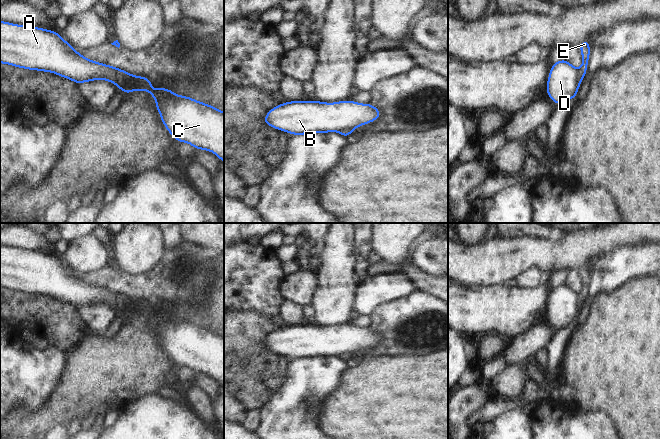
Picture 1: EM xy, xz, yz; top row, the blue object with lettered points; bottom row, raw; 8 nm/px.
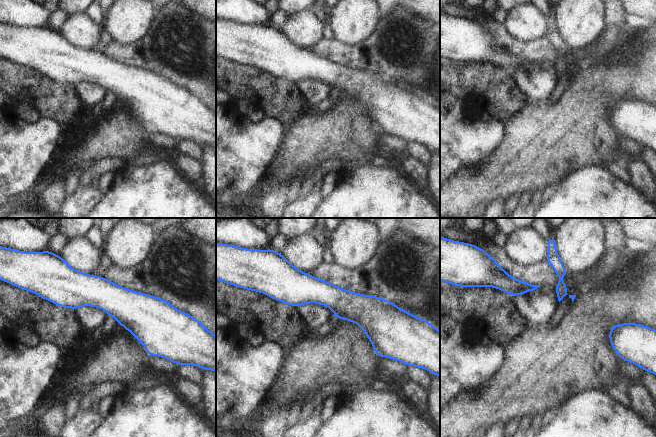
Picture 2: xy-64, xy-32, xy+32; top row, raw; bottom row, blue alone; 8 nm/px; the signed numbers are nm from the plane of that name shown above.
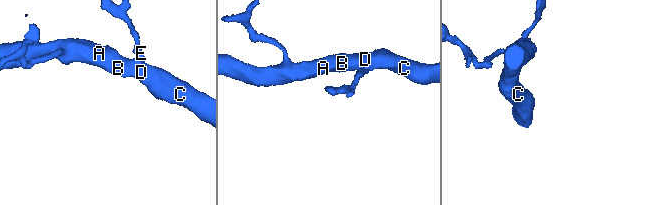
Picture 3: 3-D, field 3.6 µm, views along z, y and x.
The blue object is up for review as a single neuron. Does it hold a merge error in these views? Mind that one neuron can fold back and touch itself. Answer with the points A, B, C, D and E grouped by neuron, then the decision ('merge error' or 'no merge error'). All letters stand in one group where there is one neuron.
A B C D / E; merge error

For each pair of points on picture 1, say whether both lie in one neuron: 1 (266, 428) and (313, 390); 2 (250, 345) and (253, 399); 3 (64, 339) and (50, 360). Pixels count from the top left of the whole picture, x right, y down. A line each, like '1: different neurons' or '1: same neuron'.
1: same neuron
2: same neuron
3: different neurons

